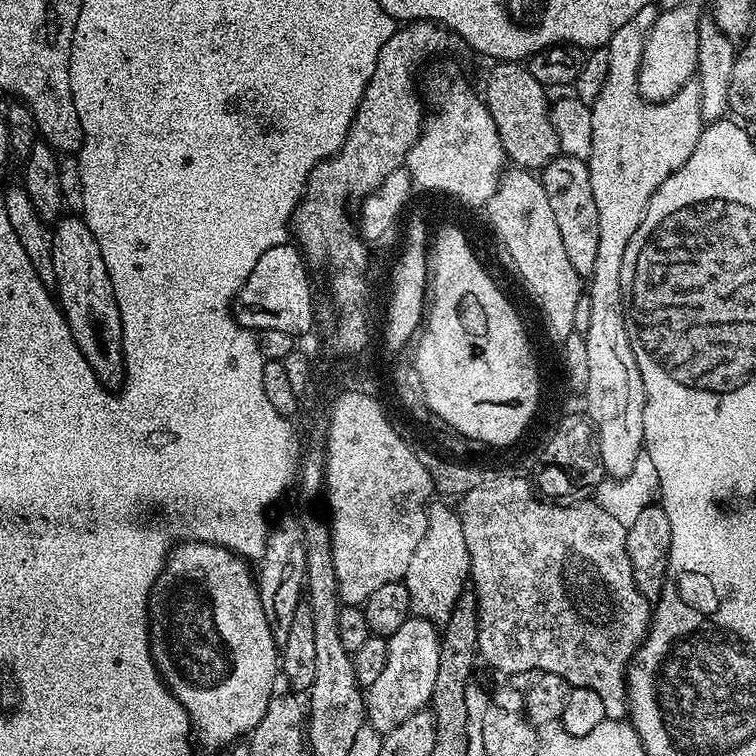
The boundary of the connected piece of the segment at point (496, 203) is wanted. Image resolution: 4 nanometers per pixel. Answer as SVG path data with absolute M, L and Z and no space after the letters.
M509 167L501 175L495 194L488 199L486 211L497 238L504 240L504 248L525 290L532 295L537 310L544 315L544 328L549 338L563 342L575 333L574 310L582 293L582 277L574 266L570 266L570 258L566 258L554 209L550 207L550 198L546 198L539 175L527 168Z

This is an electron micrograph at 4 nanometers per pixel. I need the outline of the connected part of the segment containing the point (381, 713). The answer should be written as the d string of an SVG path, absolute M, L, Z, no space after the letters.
M415 614L409 616L394 635L387 637L386 666L373 684L362 689L360 698L360 726L367 733L377 728L380 734L394 730L410 714L423 712L432 703L434 681L438 679L440 637L437 625Z

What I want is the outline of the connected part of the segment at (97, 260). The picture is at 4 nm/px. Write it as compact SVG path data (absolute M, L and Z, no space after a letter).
M76 214L61 215L55 221L52 232L52 261L57 275L55 293L58 295L60 307L64 310L64 316L68 320L74 342L82 350L86 362L90 362L100 383L109 390L119 389L124 378L124 327L114 294L114 286L110 282L110 274L104 261L104 250L97 233L95 236L88 229L87 222L79 220Z

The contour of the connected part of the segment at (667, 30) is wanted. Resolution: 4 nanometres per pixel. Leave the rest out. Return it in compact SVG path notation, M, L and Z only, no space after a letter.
M676 4L661 11L644 40L638 74L640 95L649 102L669 100L683 84L695 77L698 62L698 34L702 13L692 4Z

